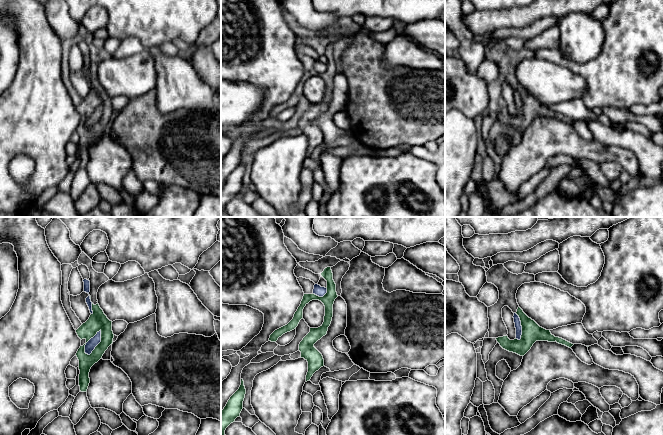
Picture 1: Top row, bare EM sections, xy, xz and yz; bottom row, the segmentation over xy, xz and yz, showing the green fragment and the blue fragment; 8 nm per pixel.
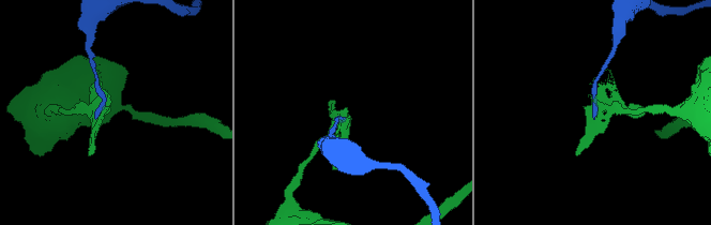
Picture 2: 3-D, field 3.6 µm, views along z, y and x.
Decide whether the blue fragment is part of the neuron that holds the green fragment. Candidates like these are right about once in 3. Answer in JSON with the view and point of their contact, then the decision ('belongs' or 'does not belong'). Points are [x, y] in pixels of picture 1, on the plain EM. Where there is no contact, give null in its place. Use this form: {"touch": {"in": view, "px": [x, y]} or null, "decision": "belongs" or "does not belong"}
{"touch": {"in": "xy", "px": [87, 117]}, "decision": "does not belong"}

